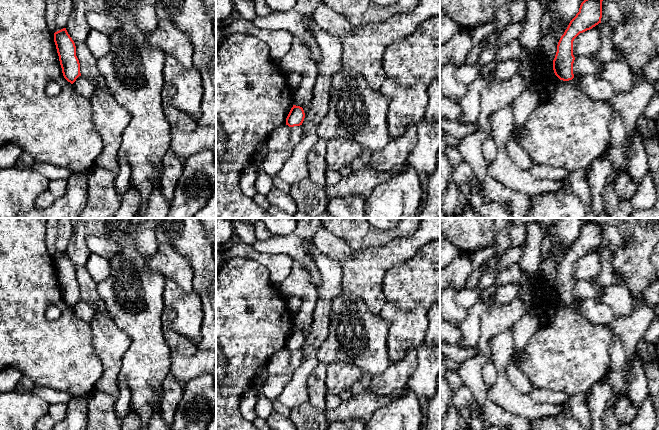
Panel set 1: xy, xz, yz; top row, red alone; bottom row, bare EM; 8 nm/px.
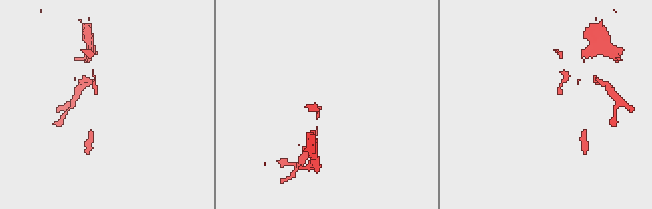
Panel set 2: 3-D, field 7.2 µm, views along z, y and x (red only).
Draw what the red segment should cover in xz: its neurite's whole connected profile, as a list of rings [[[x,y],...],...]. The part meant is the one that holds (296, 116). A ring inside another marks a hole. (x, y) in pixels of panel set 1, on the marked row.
[[[293,105],[287,118],[286,125],[289,127],[300,126],[302,125],[305,118],[305,113],[302,107]]]

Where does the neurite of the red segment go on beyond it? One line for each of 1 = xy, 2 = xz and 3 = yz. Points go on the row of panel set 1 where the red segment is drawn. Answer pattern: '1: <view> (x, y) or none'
1: none
2: none
3: none

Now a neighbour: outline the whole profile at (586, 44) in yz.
[[[597,28],[580,33],[573,41],[574,57],[592,57],[601,45],[601,35]]]

